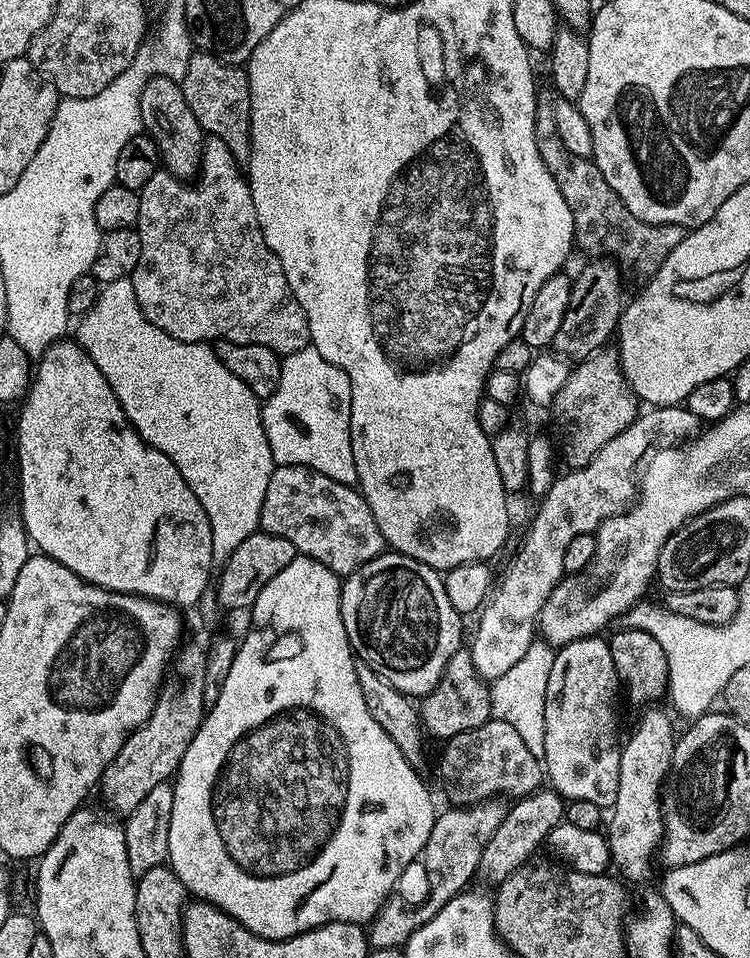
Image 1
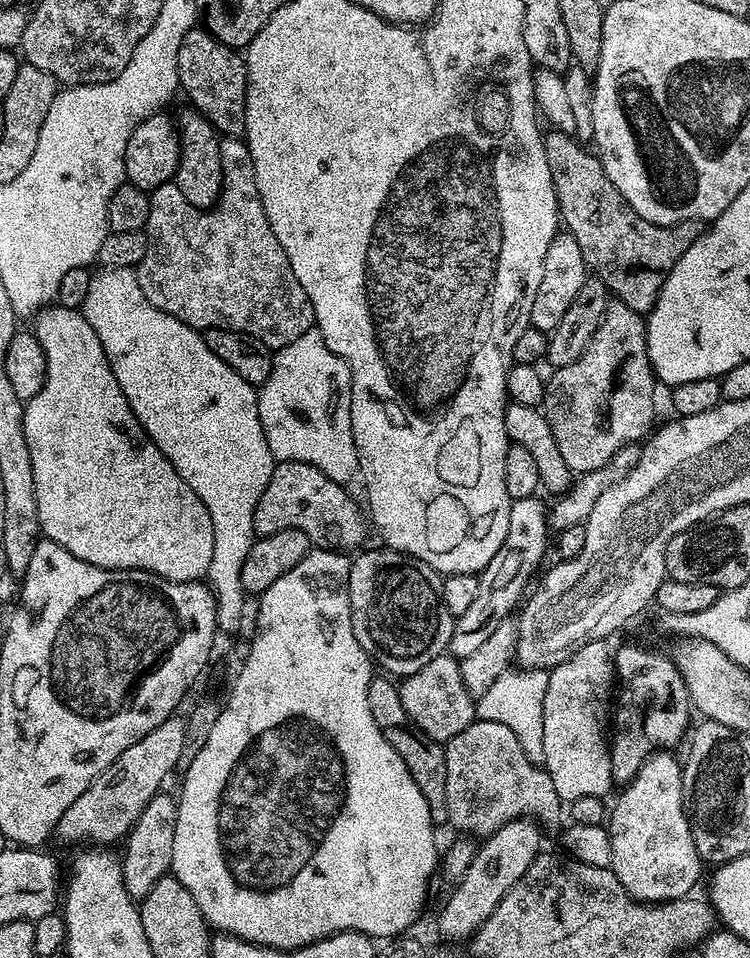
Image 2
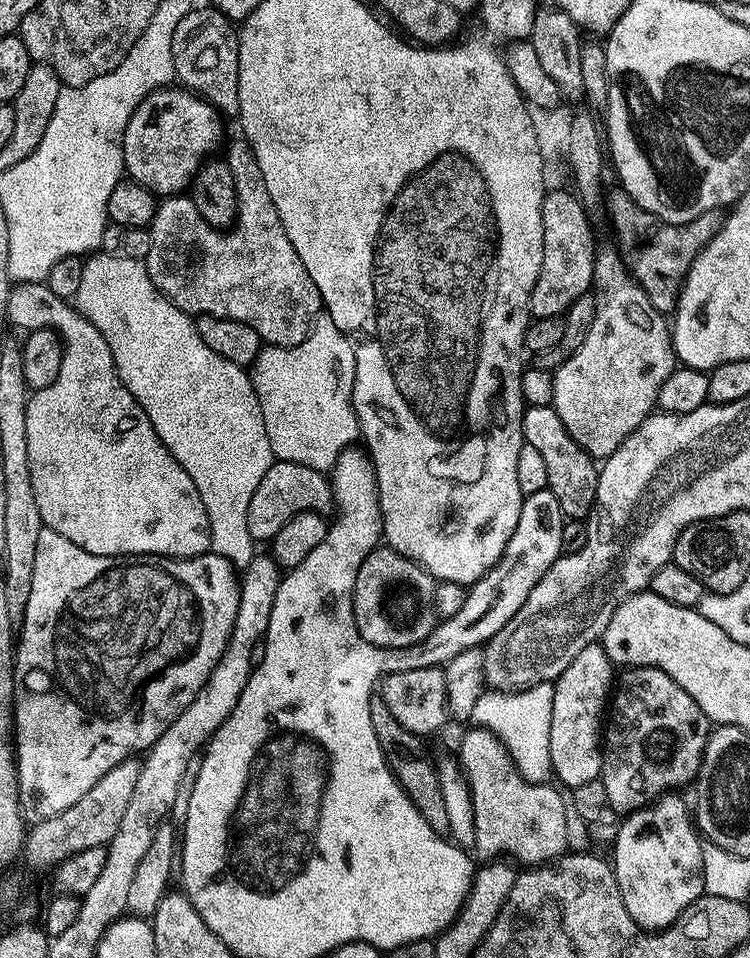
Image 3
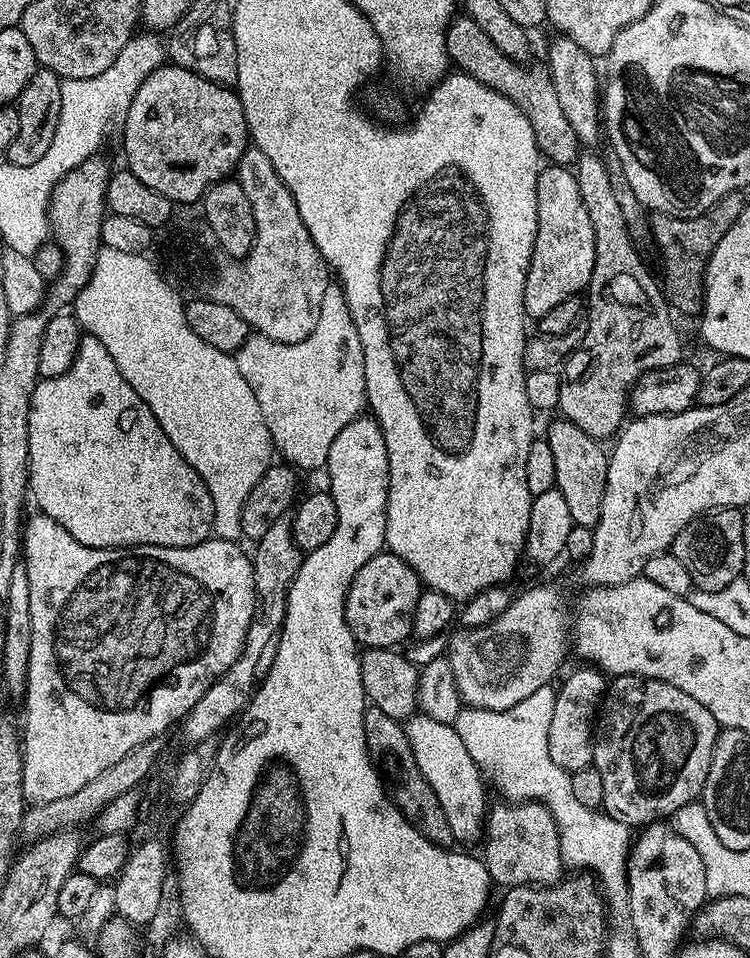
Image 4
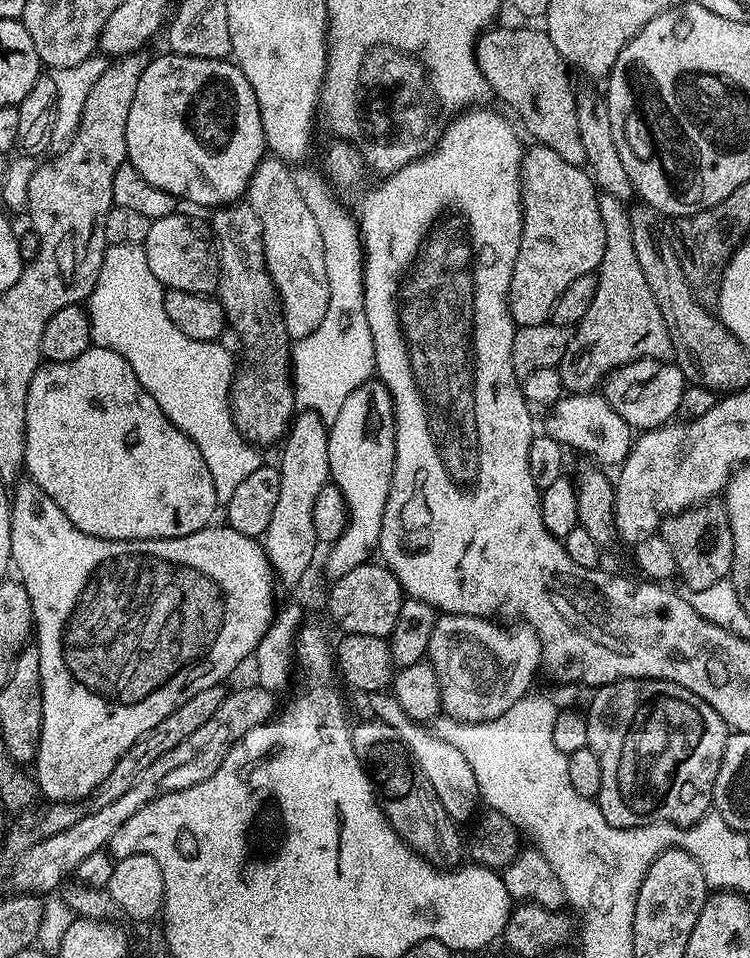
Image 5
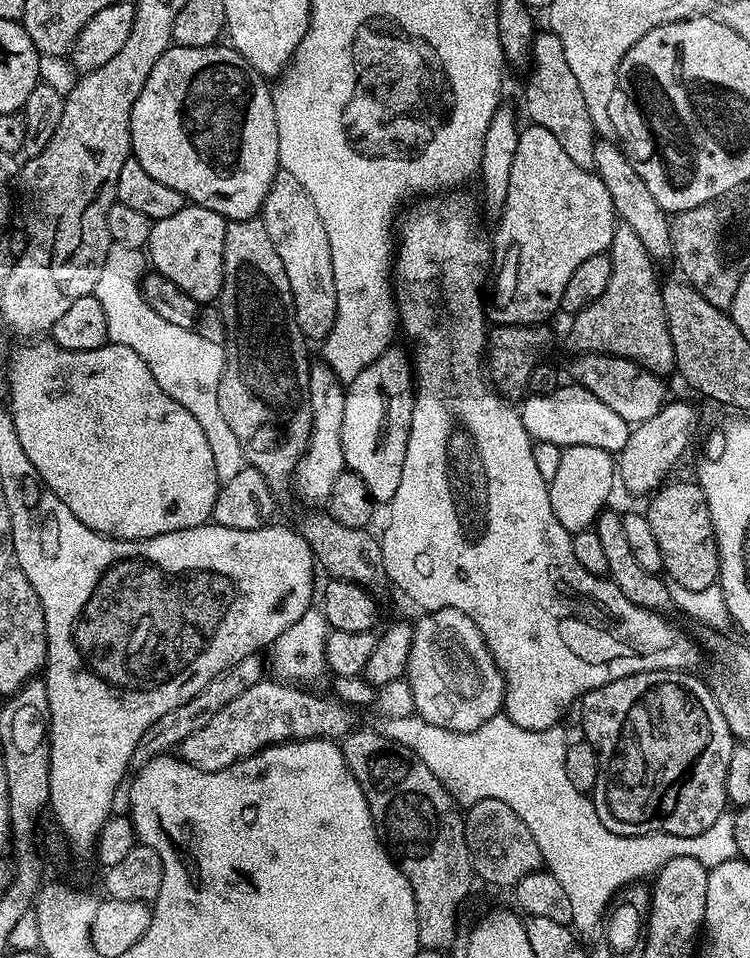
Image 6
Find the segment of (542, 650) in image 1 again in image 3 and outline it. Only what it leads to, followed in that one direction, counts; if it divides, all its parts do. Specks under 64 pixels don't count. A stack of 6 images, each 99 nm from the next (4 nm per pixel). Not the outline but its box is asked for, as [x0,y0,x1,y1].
[471,683,554,784]

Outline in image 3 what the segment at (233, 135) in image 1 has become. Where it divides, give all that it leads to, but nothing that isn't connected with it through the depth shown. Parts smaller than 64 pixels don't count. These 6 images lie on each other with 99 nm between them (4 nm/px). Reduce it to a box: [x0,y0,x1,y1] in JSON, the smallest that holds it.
[172,6,240,118]

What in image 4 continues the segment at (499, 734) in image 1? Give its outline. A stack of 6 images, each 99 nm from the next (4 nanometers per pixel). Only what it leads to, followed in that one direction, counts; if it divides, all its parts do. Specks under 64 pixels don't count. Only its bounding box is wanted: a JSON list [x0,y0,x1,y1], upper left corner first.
[482,802,566,890]

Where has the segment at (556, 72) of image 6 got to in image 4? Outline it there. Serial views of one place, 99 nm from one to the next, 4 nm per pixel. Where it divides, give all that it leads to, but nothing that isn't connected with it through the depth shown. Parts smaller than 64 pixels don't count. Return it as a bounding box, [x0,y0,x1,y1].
[446,14,582,166]

